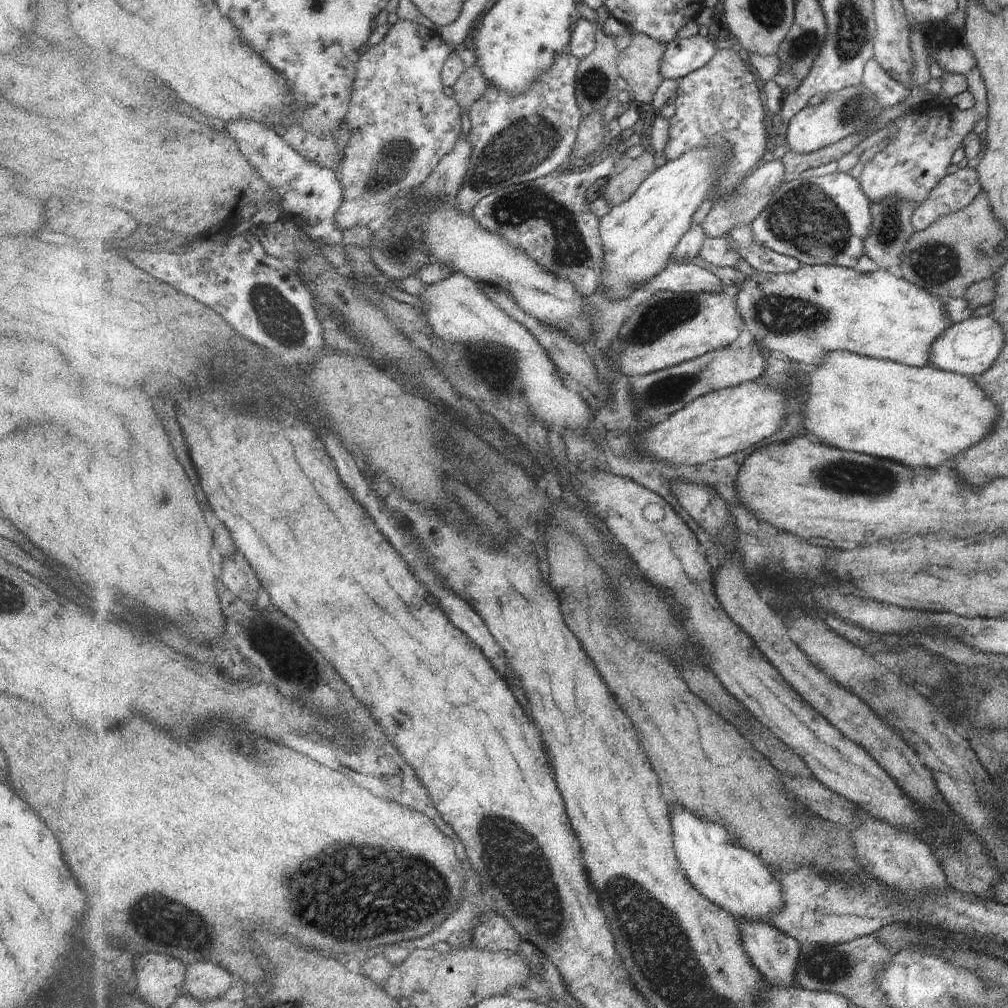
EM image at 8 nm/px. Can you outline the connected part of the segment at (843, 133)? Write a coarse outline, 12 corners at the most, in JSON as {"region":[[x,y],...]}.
{"region":[[862,83],[788,123],[787,152],[806,155],[862,133],[885,109]]}

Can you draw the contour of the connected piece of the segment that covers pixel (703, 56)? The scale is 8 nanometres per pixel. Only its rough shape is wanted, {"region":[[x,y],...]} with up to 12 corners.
{"region":[[701,34],[677,37],[662,58],[664,79],[680,80],[718,53]]}

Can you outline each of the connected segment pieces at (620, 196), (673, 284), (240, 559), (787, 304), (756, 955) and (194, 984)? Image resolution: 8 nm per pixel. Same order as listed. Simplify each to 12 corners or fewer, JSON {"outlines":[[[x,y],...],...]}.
{"outlines":[[[649,148],[618,158],[601,196],[611,206],[629,200],[658,169]],[[671,264],[639,289],[719,293],[726,287],[695,264]],[[235,546],[221,562],[220,580],[255,605],[261,582]],[[885,268],[755,270],[733,288],[761,348],[922,367],[941,299]],[[739,921],[754,965],[793,987],[802,944],[771,923]],[[201,962],[186,968],[186,992],[215,1001],[237,983],[223,967]]]}

